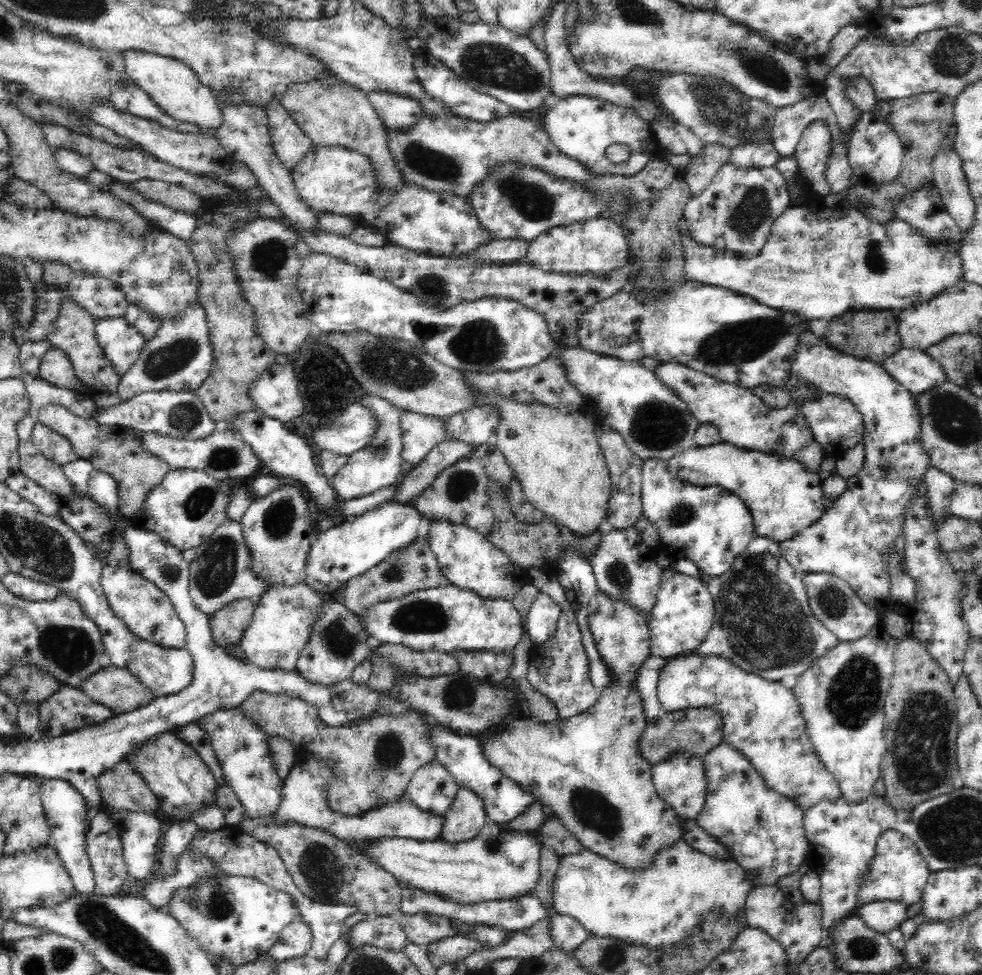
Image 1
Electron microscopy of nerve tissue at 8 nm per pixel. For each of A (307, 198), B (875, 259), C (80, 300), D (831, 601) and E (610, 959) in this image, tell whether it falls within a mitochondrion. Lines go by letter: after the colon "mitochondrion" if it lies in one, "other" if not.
A: other
B: mitochondrion
C: other
D: mitochondrion
E: mitochondrion

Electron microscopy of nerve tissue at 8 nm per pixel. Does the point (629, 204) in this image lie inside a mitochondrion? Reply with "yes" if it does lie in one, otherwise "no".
no

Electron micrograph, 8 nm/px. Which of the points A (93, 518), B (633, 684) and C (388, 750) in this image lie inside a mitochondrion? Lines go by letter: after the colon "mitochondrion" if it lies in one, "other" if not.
A: other
B: other
C: mitochondrion

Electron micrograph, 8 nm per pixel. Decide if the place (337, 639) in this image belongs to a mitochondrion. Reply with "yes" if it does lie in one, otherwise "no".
yes

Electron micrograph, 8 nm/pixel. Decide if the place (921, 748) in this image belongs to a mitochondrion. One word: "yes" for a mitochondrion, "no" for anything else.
yes

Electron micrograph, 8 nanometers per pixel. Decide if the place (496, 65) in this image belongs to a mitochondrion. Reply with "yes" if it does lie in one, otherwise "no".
yes

